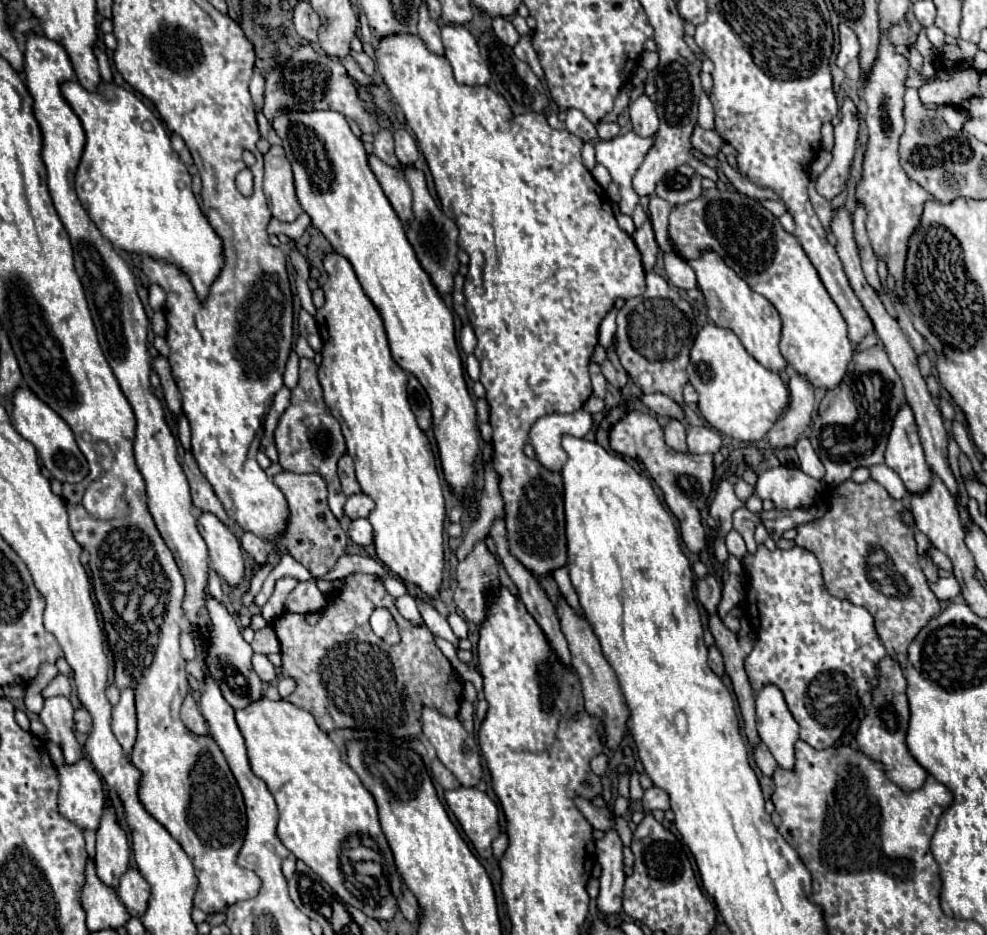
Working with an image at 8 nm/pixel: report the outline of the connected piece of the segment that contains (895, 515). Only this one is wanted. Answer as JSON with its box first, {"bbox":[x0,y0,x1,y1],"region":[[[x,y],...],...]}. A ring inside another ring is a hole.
{"bbox":[795,478,941,664],"region":[[[873,478],[861,484],[845,480],[829,492],[827,512],[819,520],[795,528],[795,544],[817,556],[827,592],[867,608],[887,656],[899,664],[905,664],[907,648],[919,630],[941,612],[941,602],[931,592],[929,580],[917,562],[915,530],[903,520],[903,510],[905,502],[891,498]]]}

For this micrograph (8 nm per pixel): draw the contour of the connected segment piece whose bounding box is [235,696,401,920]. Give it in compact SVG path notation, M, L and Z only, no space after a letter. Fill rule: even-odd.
M261 696L259 700L255 700L255 704L235 710L235 718L245 738L251 770L267 784L277 802L277 836L283 846L297 860L303 860L319 878L323 878L333 888L333 892L337 892L351 906L363 910L373 918L393 918L397 910L397 898L401 896L401 878L393 866L391 850L381 832L375 800L365 790L359 776L347 766L347 762L343 762L341 752L317 726L311 712L291 704L289 700L269 700L267 696ZM351 834L369 834L371 838L375 838L379 842L379 850L383 852L387 868L391 870L391 894L375 906L369 906L353 896L343 884L339 852L341 842Z

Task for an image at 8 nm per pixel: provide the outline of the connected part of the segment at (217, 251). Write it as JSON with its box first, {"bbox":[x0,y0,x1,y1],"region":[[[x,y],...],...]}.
{"bbox":[61,80,223,298],"region":[[[67,80],[61,84],[61,92],[73,112],[79,116],[85,130],[85,148],[75,172],[75,190],[91,220],[115,246],[127,252],[161,258],[185,270],[197,296],[205,298],[211,282],[217,278],[223,266],[223,248],[219,236],[209,226],[191,192],[191,176],[187,166],[171,148],[169,134],[161,120],[133,92],[113,82],[101,82],[95,92],[89,92],[77,80]]]}

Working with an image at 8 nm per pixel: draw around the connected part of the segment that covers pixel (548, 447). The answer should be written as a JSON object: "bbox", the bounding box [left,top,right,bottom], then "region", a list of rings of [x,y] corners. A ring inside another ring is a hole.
{"bbox":[529,410,591,472],"region":[[[577,410],[573,414],[549,414],[539,418],[529,432],[529,442],[535,450],[535,458],[549,472],[561,472],[567,462],[567,454],[561,448],[563,434],[583,438],[591,430],[591,414]]]}

